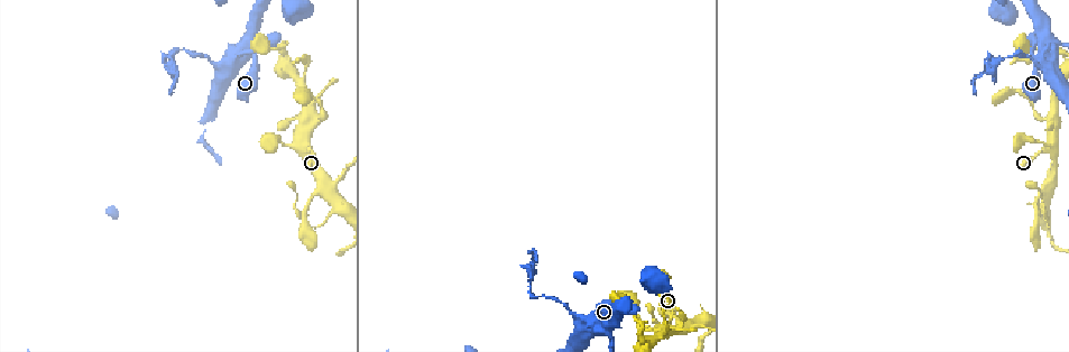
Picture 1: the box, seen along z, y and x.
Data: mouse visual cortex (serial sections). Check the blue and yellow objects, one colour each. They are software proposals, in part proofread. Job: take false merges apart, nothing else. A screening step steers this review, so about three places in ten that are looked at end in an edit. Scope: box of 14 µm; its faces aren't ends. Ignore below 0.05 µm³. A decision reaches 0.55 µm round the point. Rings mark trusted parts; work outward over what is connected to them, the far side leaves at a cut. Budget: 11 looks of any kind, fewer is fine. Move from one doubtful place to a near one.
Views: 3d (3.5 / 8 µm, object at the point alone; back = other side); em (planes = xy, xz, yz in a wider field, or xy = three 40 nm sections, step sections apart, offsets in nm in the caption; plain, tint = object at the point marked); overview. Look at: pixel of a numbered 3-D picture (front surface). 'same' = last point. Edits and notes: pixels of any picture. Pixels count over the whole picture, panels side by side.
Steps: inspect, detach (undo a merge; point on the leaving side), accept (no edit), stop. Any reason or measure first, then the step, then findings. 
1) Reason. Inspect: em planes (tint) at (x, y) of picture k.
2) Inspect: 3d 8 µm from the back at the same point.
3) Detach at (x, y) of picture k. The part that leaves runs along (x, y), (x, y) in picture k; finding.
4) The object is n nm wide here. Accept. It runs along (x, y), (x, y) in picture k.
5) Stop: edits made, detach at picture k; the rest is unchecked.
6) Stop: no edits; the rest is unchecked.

Thin arm on a thick one. Inspect: 3d 3.5 µm from the back at (247, 48) of picture 1.

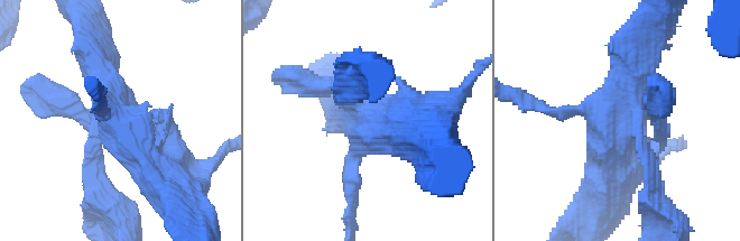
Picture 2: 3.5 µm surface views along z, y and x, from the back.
Now the EM. Inspect: em planes (tint) at (120, 121) of picture 2.

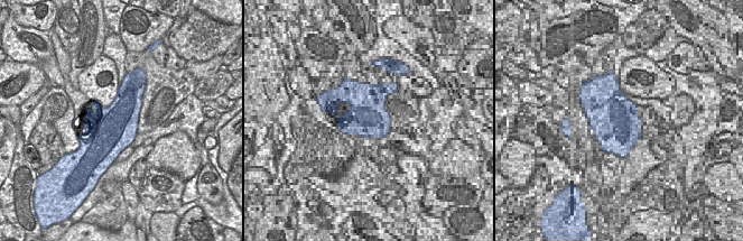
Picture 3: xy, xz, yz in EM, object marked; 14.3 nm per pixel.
Accept. It runs along (344, 90), (379, 127), (417, 123) in picture 2; continuous, no second cell.

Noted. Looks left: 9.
Two arms in line, one across. Inspect: 3d 3.5 µm at (695, 322) of picture 1.

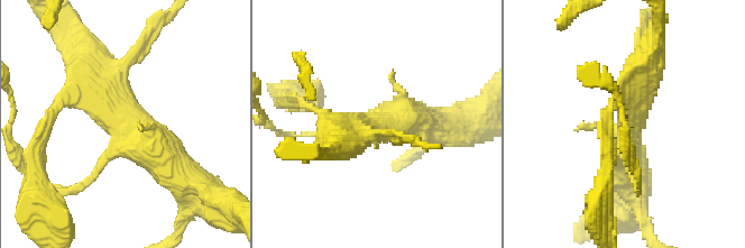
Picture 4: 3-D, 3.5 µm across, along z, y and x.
Need the tissue. Inspect: em xy step 2 (tint) at (379, 120) of picture 4.

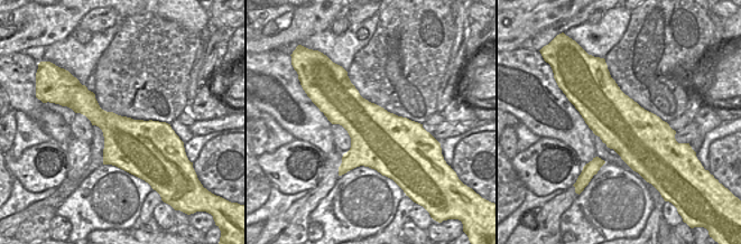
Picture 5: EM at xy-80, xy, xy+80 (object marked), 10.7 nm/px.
The object is 650 nm wide here. Accept. It runs along (90, 69), (117, 120), (180, 182) in picture 4; one cell here.

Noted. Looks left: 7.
Sharp bend. Inspect: 3d 3.5 µm at (305, 119) of picture 1.

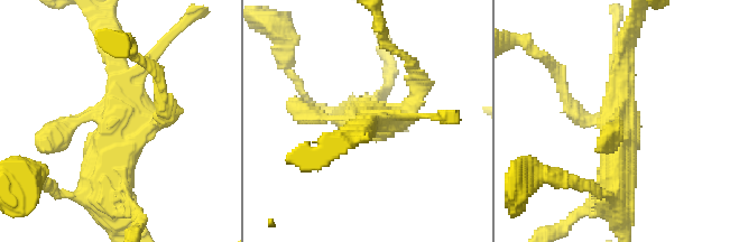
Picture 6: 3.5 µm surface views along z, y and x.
Need the tissue. Inspect: em xy step 2 (tint) at (118, 118) of picture 6.

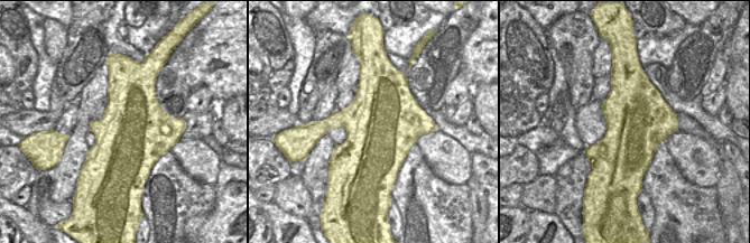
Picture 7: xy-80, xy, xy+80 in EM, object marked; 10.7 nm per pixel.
Accept. It runs along (610, 195), (618, 177), (625, 44) in picture 6; one cell here.

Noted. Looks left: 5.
Sharp bend. Inspect: 3d 8 µm at (181, 49) of picture 1.

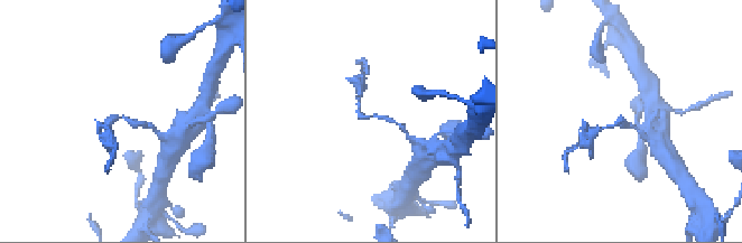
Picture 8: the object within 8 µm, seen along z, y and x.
Closer look. Inspect: 3d 3.5 µm at (121, 116) of picture 8.

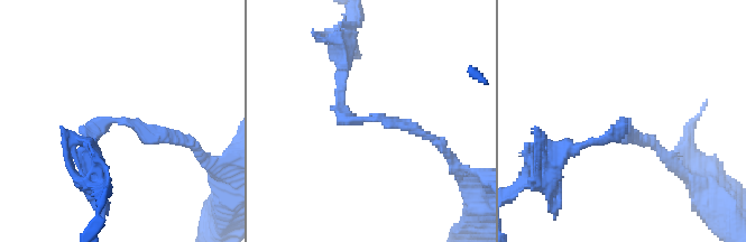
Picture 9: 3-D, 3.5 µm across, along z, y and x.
Shape alone is not enough. Inspect: em xy step 2 (tint) at (621, 122) of picture 9.

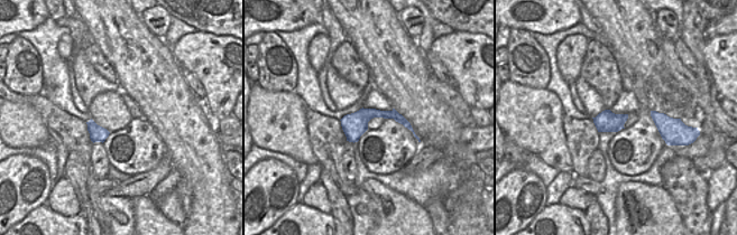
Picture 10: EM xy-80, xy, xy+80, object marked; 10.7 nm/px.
The arms are 100, 150 nm wide. Detach at (615, 135) of picture 9. The part that leaves runs along (620, 122), (554, 164) in picture 9; a second cell is stuck on.

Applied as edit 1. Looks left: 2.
Stop: edits made, detach at picture 9; the rest is unchecked.

